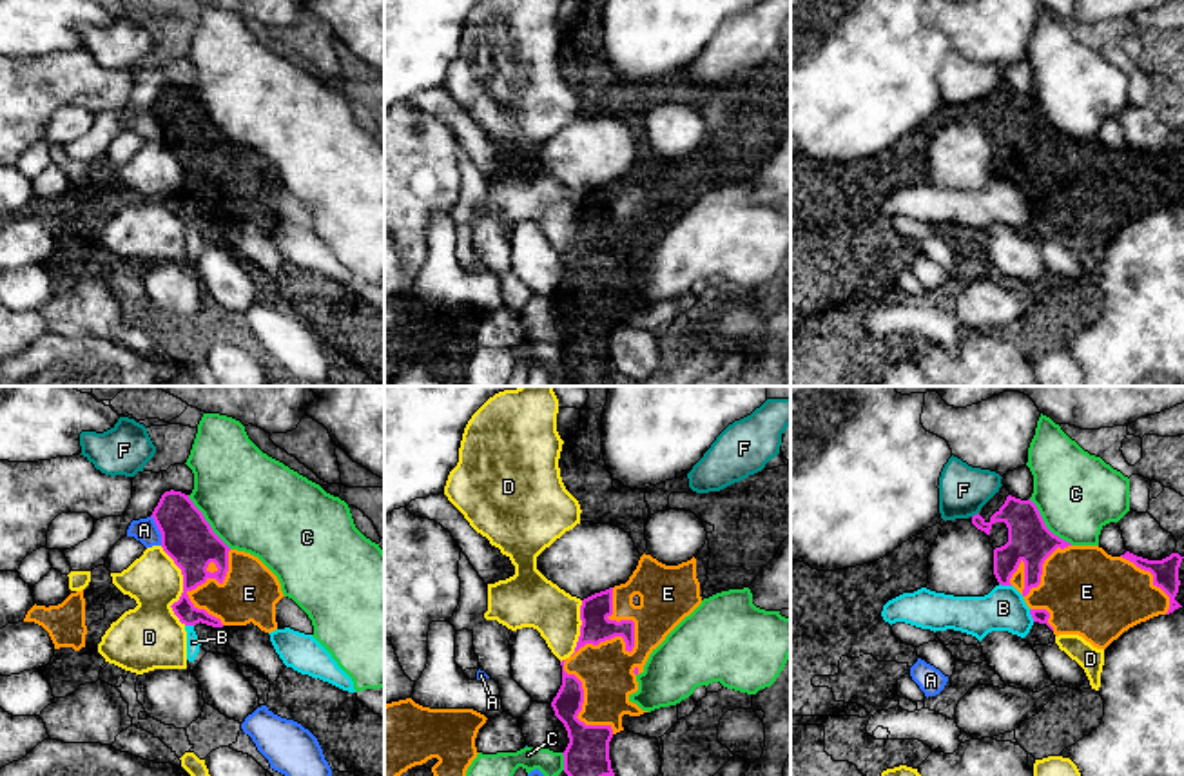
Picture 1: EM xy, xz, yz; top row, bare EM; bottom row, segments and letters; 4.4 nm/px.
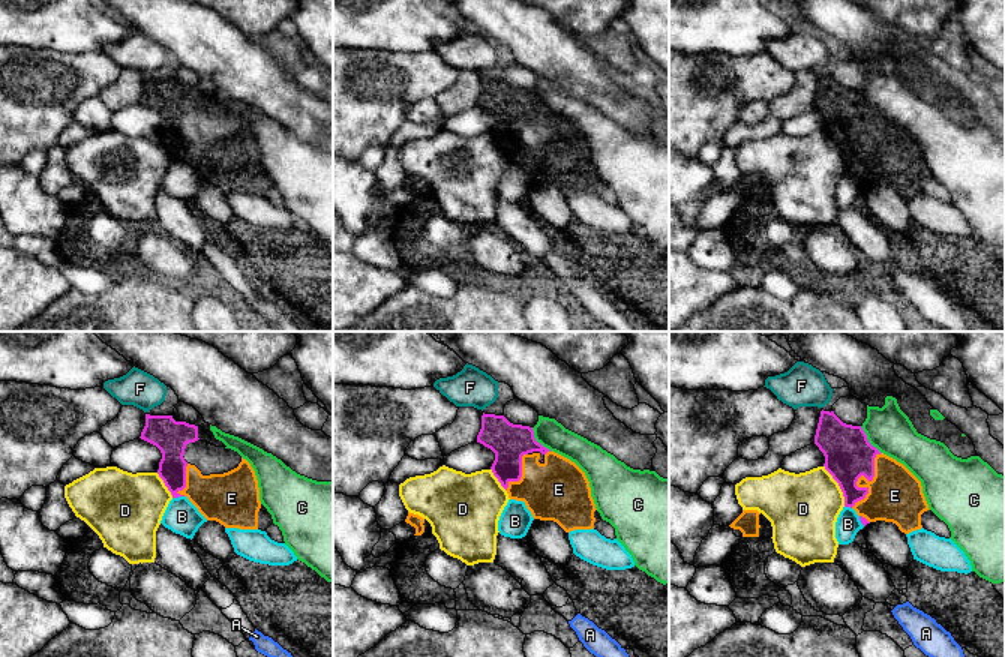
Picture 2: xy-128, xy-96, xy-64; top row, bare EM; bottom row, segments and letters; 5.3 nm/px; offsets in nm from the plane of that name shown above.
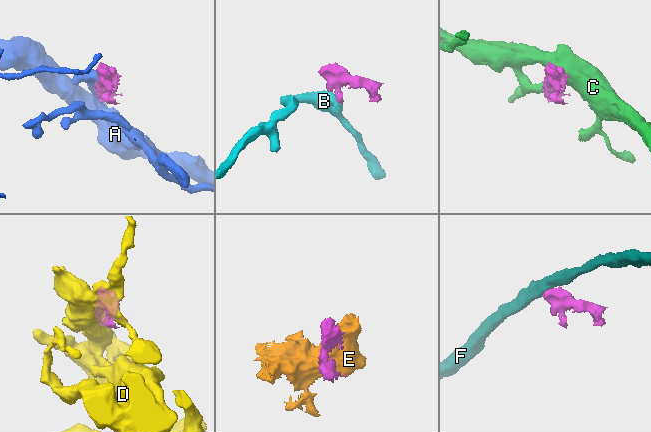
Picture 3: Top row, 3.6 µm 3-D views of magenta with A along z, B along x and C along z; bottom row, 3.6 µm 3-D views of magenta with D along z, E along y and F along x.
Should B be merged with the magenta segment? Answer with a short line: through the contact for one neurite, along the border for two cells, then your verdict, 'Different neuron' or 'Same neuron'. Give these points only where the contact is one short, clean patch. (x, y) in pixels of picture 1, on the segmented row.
Line: yz (999, 582), (1010, 586). Different neuron

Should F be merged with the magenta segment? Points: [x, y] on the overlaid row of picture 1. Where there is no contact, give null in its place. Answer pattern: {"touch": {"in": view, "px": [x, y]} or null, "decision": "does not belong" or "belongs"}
{"touch": {"in": "yz", "px": [974, 515]}, "decision": "does not belong"}

